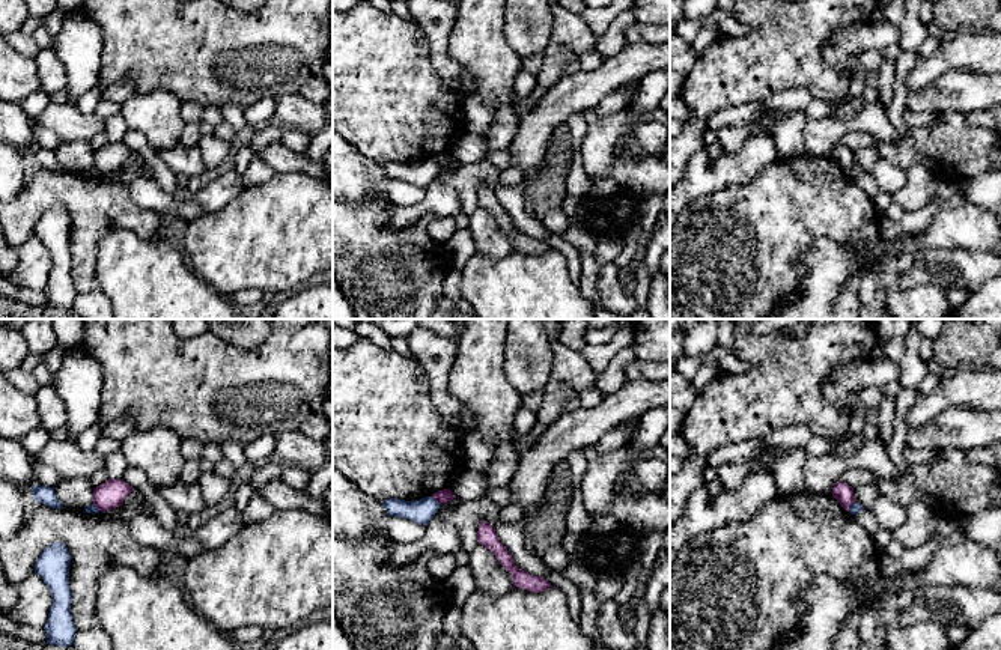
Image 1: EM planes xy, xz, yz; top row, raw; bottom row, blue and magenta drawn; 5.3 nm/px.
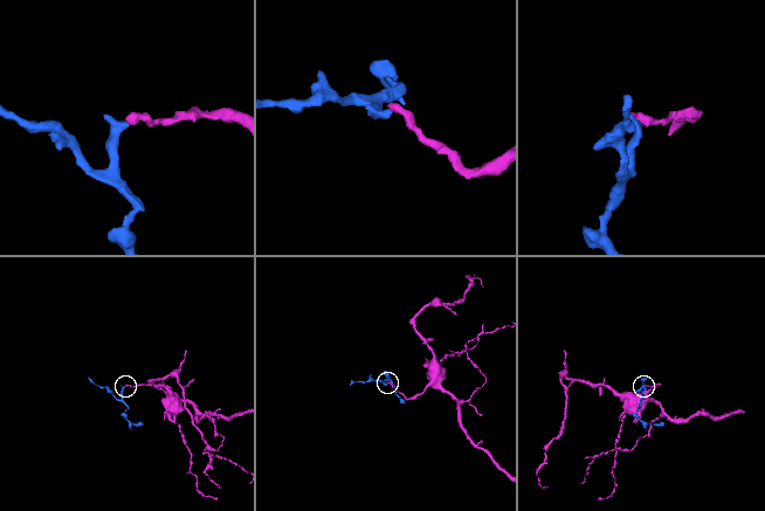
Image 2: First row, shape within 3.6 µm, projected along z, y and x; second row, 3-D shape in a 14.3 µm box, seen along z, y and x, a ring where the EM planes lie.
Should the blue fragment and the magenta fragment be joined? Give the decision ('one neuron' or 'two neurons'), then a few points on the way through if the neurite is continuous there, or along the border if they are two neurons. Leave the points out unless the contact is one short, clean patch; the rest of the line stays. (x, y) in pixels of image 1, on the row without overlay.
two neurons; border along xz (432, 158), (440, 167)

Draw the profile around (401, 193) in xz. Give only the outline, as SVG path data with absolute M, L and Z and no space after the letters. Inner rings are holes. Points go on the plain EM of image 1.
M391 179L387 185L387 199L394 206L412 206L424 199L426 188L412 185L406 181Z

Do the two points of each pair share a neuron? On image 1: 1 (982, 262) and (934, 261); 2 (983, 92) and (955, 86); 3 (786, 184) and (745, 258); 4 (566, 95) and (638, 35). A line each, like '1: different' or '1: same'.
1: same
2: same
3: same
4: different

